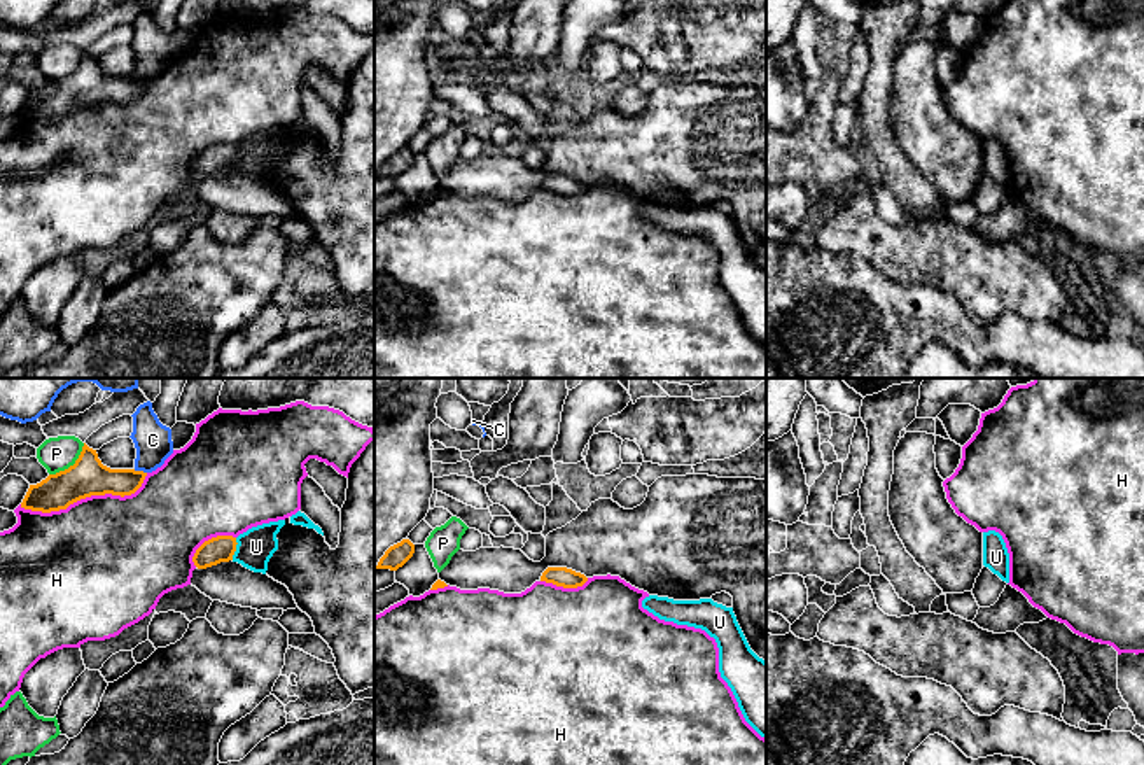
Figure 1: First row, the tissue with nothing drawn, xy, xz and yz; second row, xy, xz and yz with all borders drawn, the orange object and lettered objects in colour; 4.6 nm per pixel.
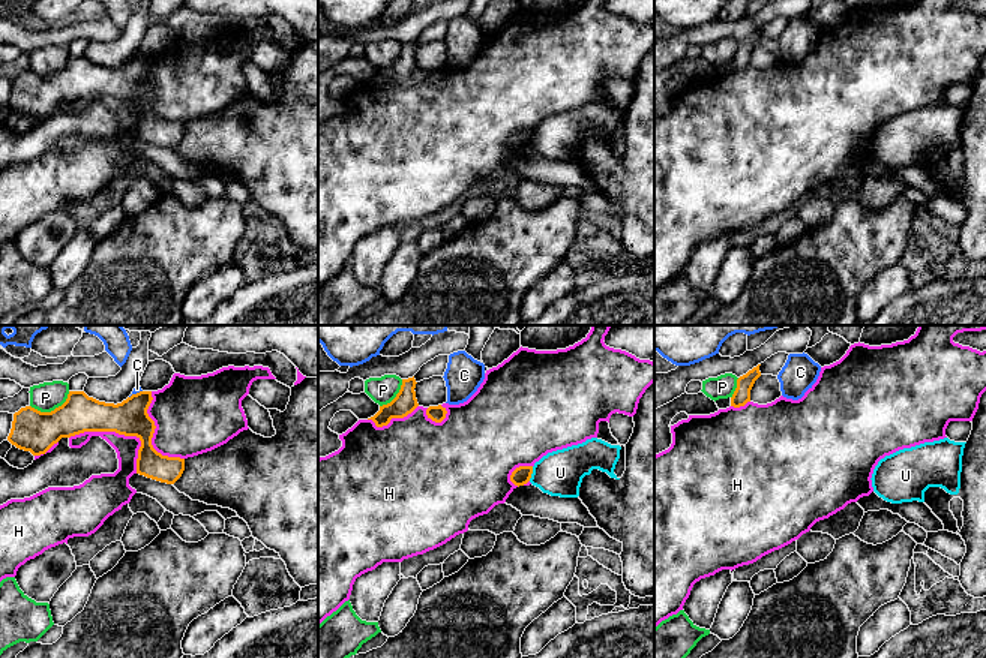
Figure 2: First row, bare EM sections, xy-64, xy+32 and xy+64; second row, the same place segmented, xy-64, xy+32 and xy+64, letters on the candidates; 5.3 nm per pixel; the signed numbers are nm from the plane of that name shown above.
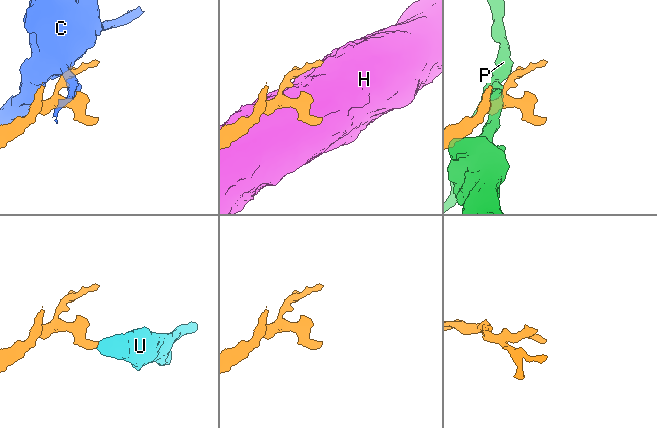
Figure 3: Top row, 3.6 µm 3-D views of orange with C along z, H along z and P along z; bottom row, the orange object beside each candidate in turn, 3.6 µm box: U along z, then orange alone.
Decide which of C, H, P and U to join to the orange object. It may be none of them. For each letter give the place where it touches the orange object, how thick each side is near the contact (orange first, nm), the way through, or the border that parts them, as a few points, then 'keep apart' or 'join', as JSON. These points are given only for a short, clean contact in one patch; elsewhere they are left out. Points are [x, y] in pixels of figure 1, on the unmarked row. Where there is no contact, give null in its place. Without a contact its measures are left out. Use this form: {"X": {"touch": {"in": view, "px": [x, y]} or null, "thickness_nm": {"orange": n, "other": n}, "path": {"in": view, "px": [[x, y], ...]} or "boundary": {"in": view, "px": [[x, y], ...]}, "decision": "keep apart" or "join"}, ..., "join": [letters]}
{"C": {"touch": {"in": "xy", "px": [140, 79]}, "thickness_nm": {"orange": 180, "other": 170}, "decision": "keep apart"}, "H": {"touch": {"in": "xy", "px": [86, 104]}, "thickness_nm": {"orange": 180, "other": 480}, "decision": "keep apart"}, "P": {"touch": {"in": "xy", "px": [70, 74]}, "thickness_nm": {"orange": 180, "other": 160}, "decision": "keep apart"}, "U": {"touch": {"in": "xy", "px": [235, 156]}, "thickness_nm": {"orange": 120, "other": 170}, "path": {"in": "xy", "px": [[221, 156], [235, 156], [256, 154]]}, "decision": "join"}, "join": ["U"]}

